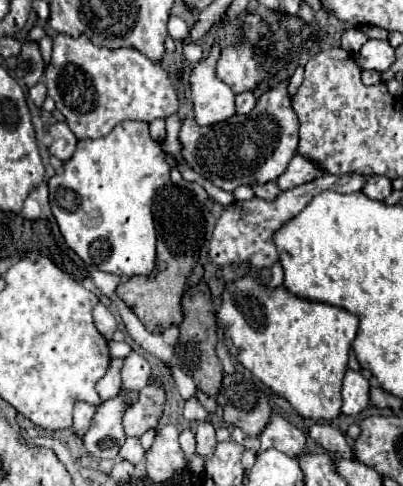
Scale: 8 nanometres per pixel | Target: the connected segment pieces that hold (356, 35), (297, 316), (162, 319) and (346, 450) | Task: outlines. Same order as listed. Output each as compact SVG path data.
M347 29L345 33L343 33L343 37L341 37L341 47L347 51L347 53L351 53L351 55L357 55L359 53L359 49L361 49L361 45L367 41L367 35L361 31L361 29Z
M245 275L225 283L217 323L223 327L225 339L237 347L237 361L279 397L285 397L301 417L331 421L341 413L341 381L359 327L353 313L301 299L285 287L269 289L257 277Z
M167 185L157 191L153 203L153 219L157 231L157 263L151 275L129 277L117 287L117 295L139 315L139 321L151 333L161 333L167 327L179 325L183 321L181 313L181 297L187 275L191 273L199 247L205 241L205 219L201 205L195 201L189 189L179 185Z
M315 423L315 425L309 429L309 435L311 435L325 451L329 451L329 453L337 453L337 455L343 457L343 459L355 457L355 455L353 455L353 449L351 449L351 447L347 445L347 441L345 441L345 435L343 435L339 429L331 427L331 425Z

